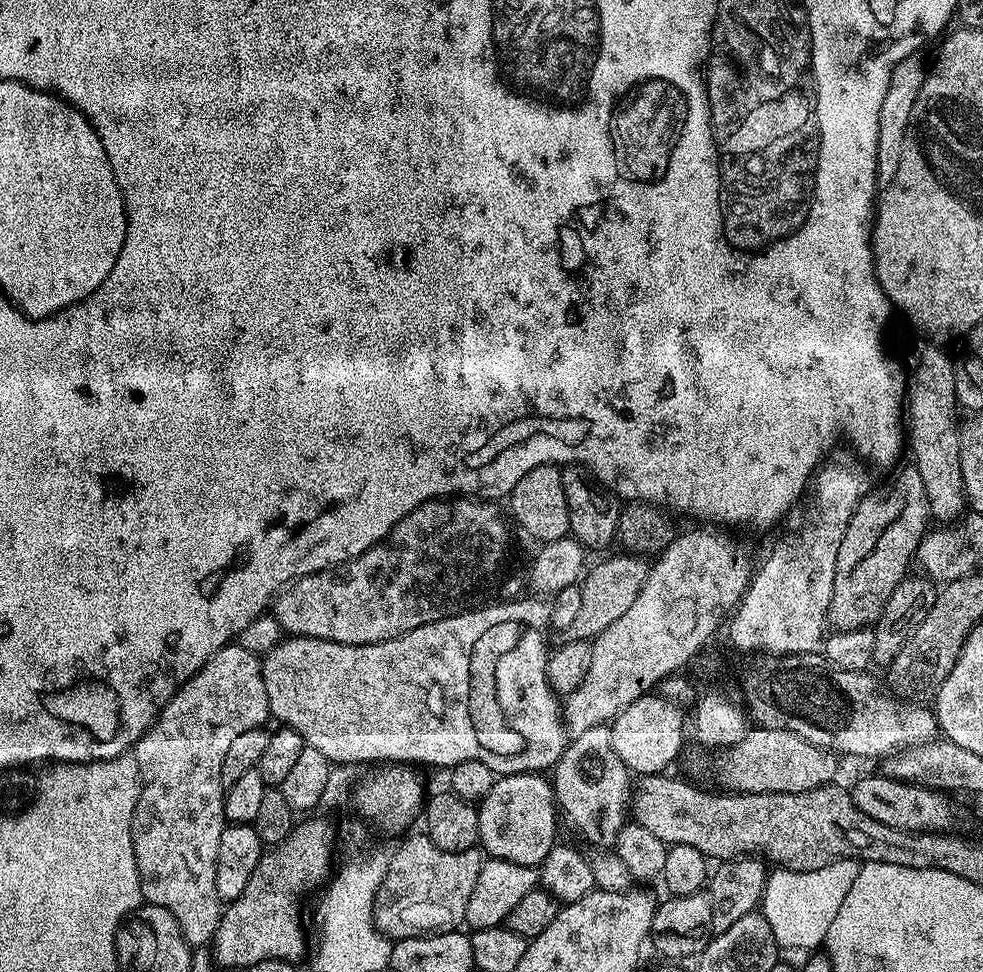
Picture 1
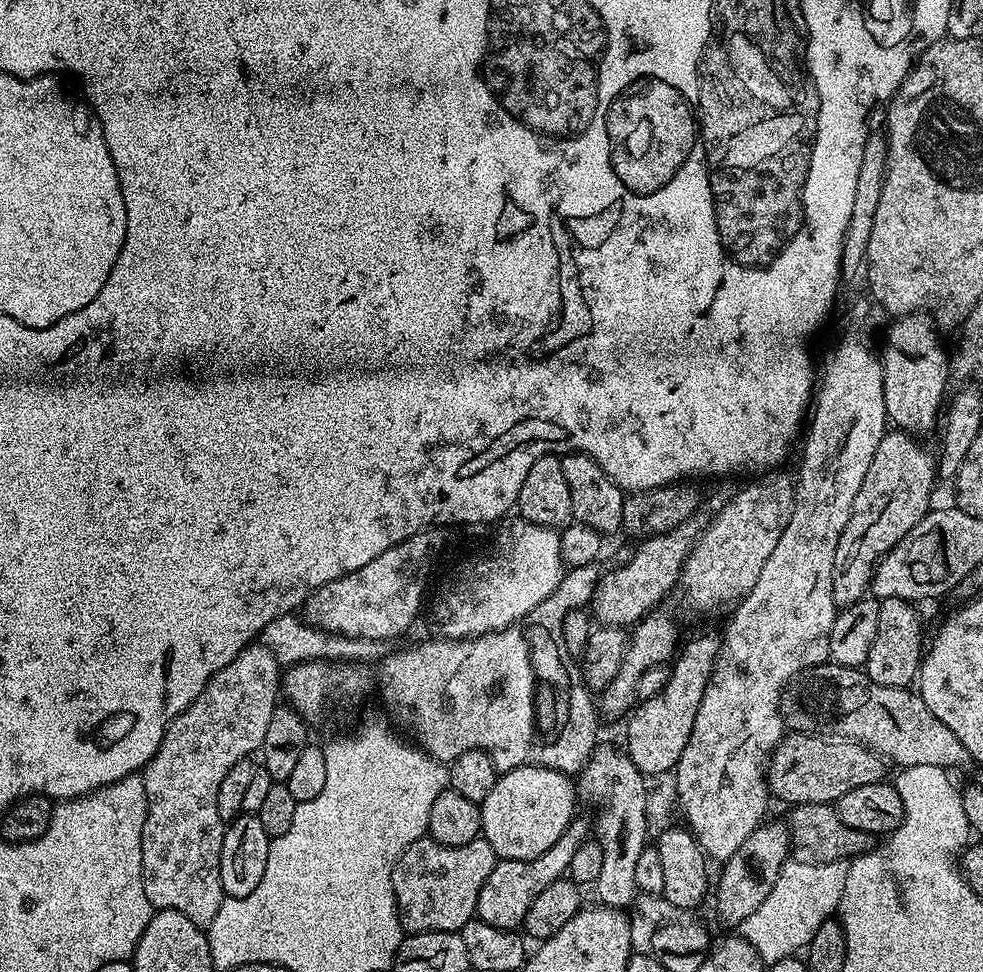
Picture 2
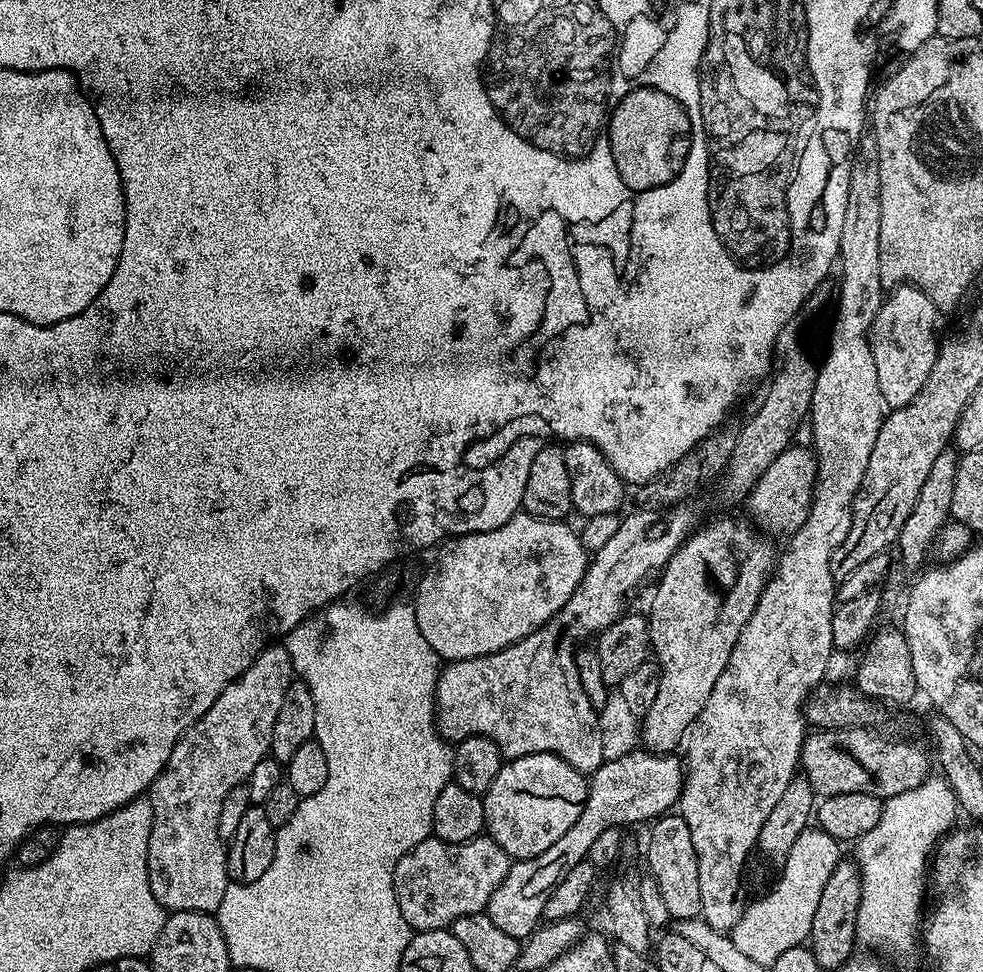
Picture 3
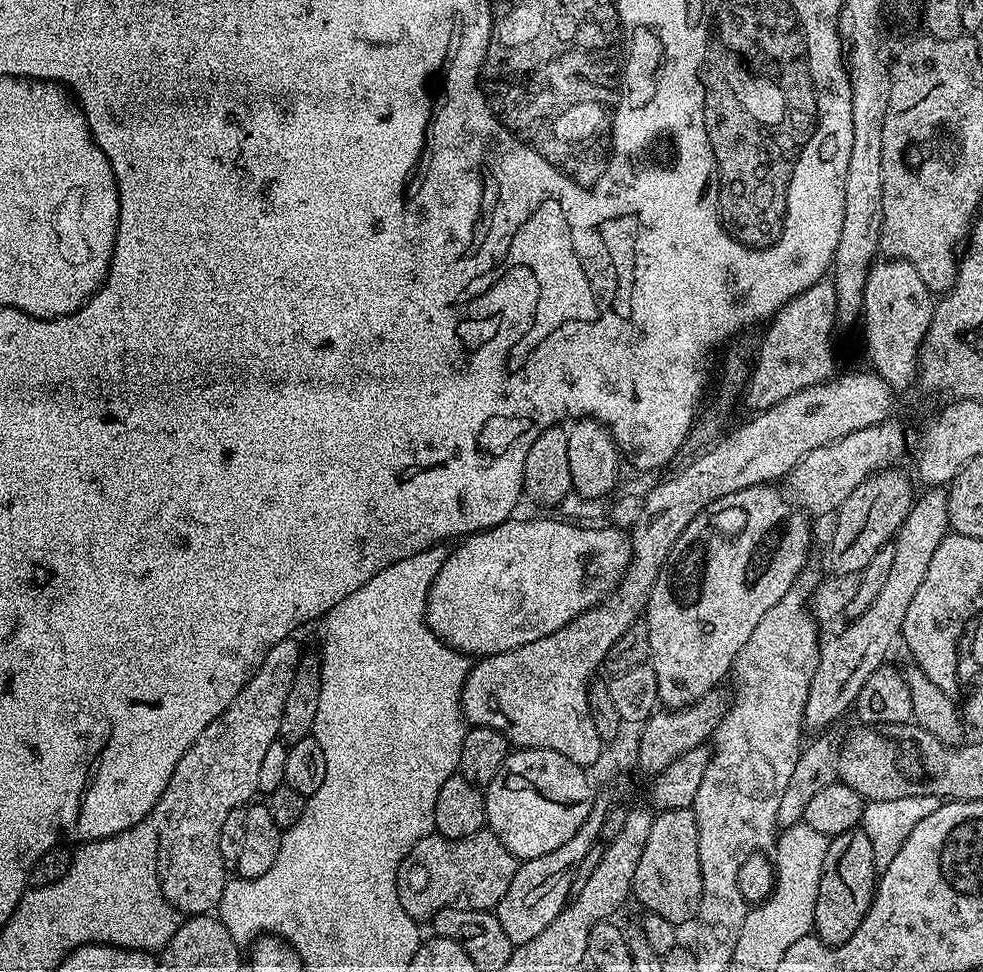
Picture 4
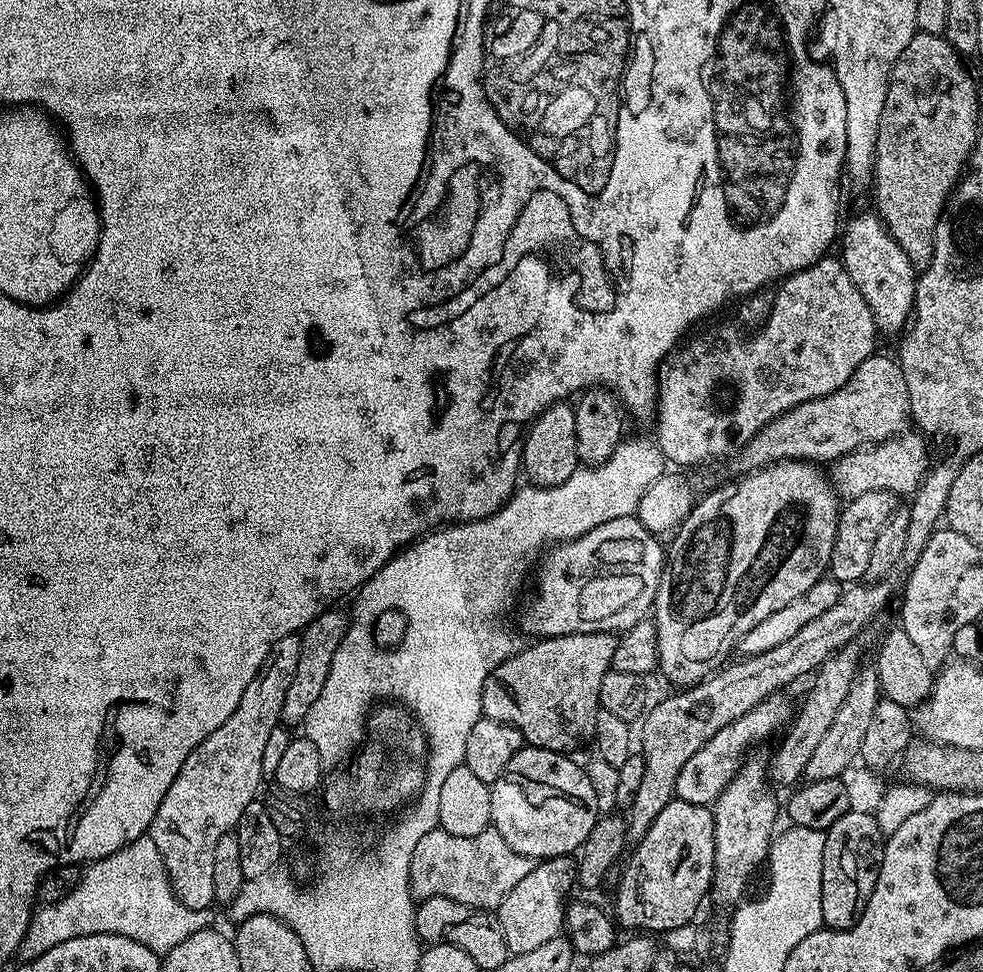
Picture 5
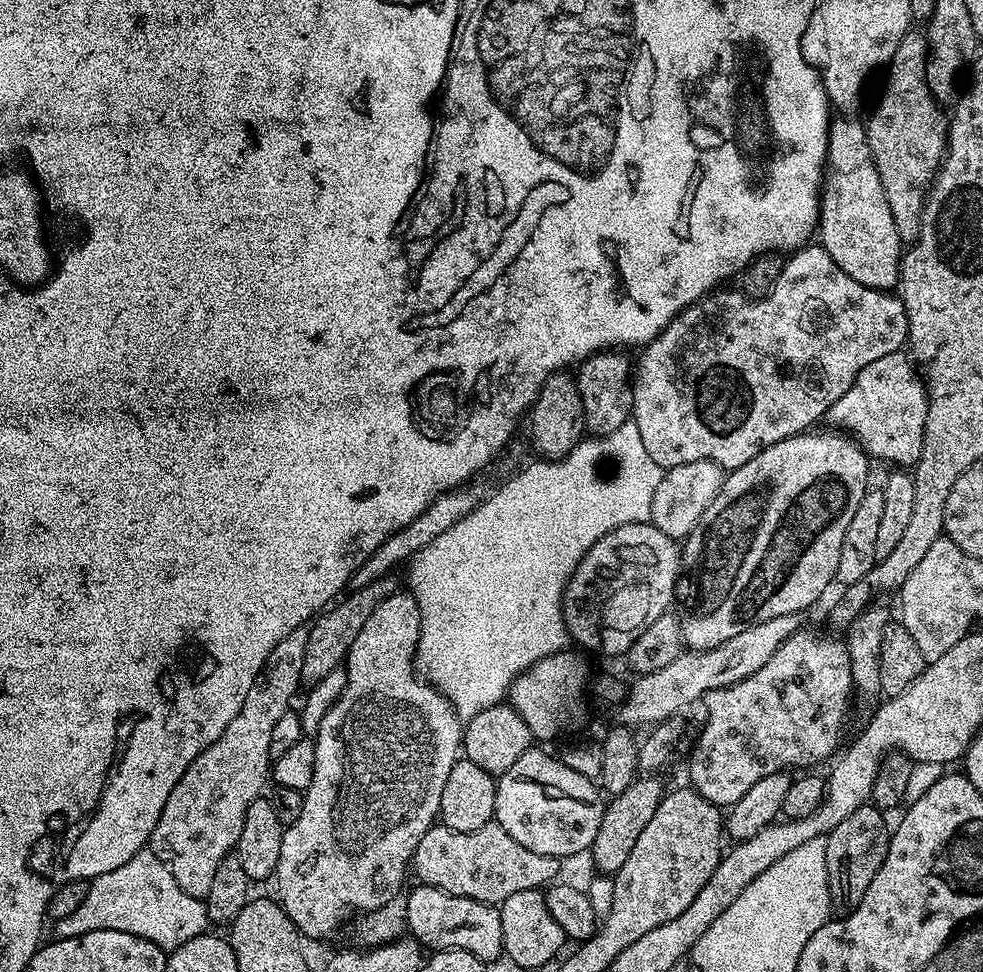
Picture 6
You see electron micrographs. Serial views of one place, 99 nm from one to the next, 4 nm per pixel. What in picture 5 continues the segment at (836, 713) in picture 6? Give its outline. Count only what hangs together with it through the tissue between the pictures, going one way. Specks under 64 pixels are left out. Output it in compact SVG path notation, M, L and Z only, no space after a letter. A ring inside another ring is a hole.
M780 694L767 696L758 706L742 714L742 718L734 718L730 726L722 726L722 730L718 730L718 734L714 734L714 738L710 738L710 742L706 742L706 746L702 746L698 754L692 755L686 766L682 766L676 783L675 799L709 806L715 804L722 790L730 786L730 782L740 771L741 764L749 755L748 747L770 739L776 731L779 733L789 723L794 708L791 708L782 697Z

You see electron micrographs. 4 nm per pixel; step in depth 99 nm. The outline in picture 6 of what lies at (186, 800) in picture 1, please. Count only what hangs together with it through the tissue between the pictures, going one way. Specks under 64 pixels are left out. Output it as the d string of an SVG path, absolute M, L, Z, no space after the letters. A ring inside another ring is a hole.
M308 628L290 630L278 646L270 654L270 658L264 663L260 677L254 682L250 694L246 694L246 702L242 702L242 710L226 726L222 738L218 738L209 748L202 750L194 762L178 778L178 786L170 790L170 798L166 798L166 806L162 806L162 814L158 818L158 826L154 826L154 834L150 841L150 850L161 862L174 874L174 882L186 890L188 896L206 897L210 894L210 886L214 882L214 874L222 858L226 858L235 849L242 834L242 822L246 810L250 810L250 802L261 799L264 783L270 780L270 737L274 725L282 714L290 710L288 704L295 694L296 688L301 687L302 658L306 658L306 642L308 641Z

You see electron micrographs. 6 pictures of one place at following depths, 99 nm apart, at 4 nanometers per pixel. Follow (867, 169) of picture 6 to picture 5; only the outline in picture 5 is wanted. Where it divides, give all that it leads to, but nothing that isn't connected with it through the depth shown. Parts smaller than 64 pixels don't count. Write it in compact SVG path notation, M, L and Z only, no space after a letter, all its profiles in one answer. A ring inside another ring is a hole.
M875 211L864 212L847 224L848 221L842 228L844 268L850 274L854 286L858 286L862 298L866 298L877 329L881 333L903 333L911 321L912 308L916 305L918 269L912 265L910 258L906 258L902 246L898 246L898 242L888 233L888 227Z

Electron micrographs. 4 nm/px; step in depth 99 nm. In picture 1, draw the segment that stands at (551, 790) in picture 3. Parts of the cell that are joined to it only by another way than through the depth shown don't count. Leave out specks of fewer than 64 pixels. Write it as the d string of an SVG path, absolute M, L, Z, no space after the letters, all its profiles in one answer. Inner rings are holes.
M534 772L501 775L490 794L478 804L479 847L497 860L518 862L522 866L543 864L546 854L550 854L558 842L555 798L552 780L547 775Z

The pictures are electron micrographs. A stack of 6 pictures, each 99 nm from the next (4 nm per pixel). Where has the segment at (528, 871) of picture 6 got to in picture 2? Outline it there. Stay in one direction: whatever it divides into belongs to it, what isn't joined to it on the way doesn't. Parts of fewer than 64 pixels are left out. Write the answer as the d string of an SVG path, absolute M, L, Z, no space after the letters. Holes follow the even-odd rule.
M431 838L414 842L400 855L392 875L396 910L405 933L459 932L467 920L476 916L482 882L490 878L498 857L490 842L477 838L466 846L446 846Z

